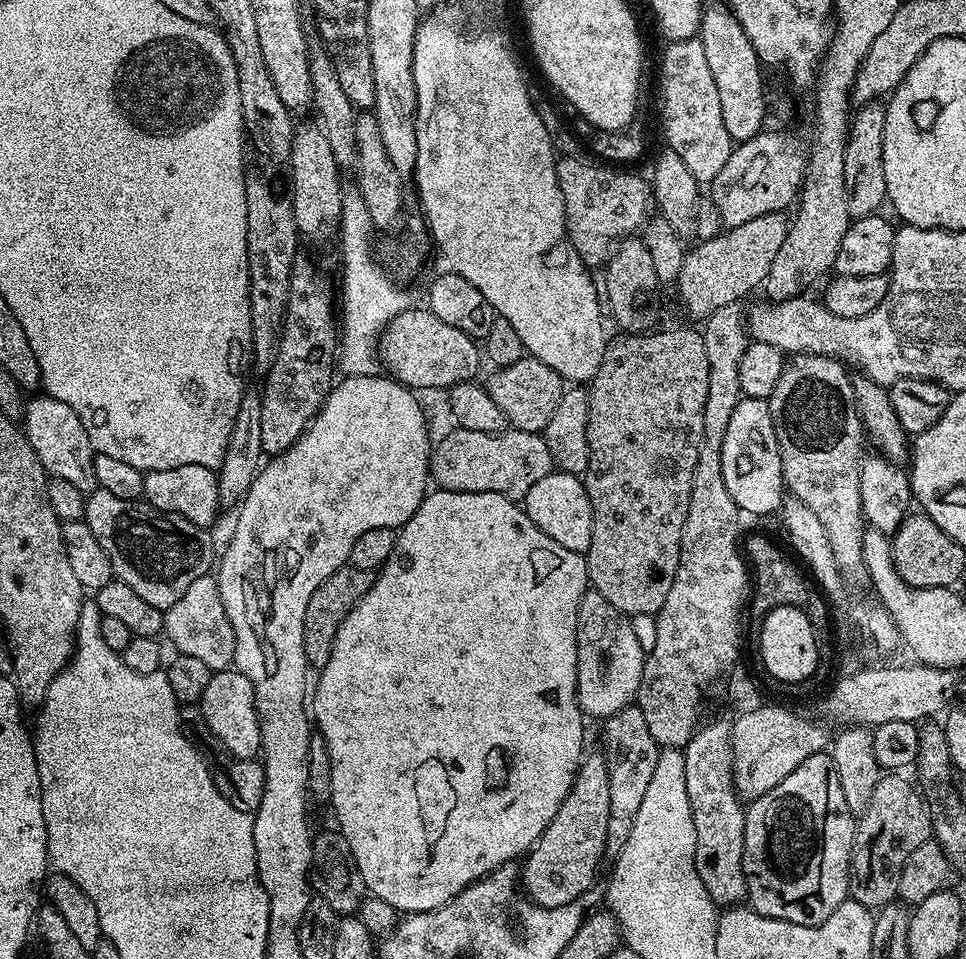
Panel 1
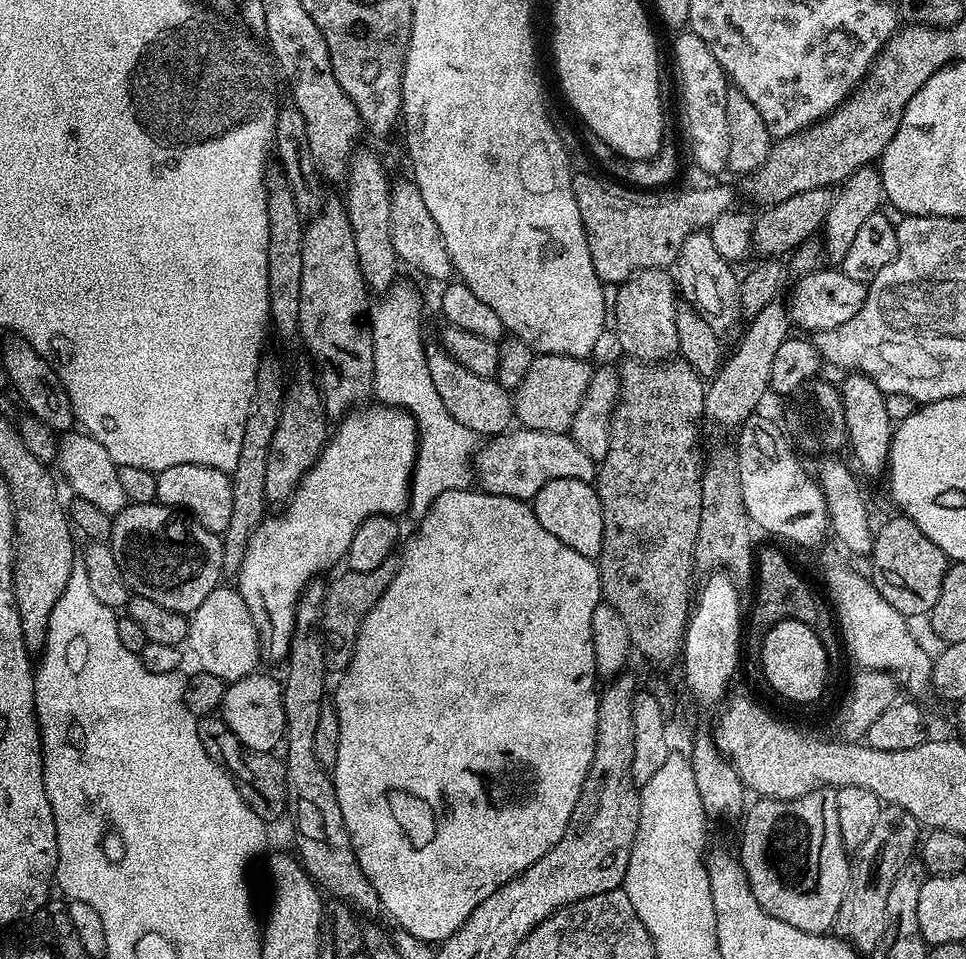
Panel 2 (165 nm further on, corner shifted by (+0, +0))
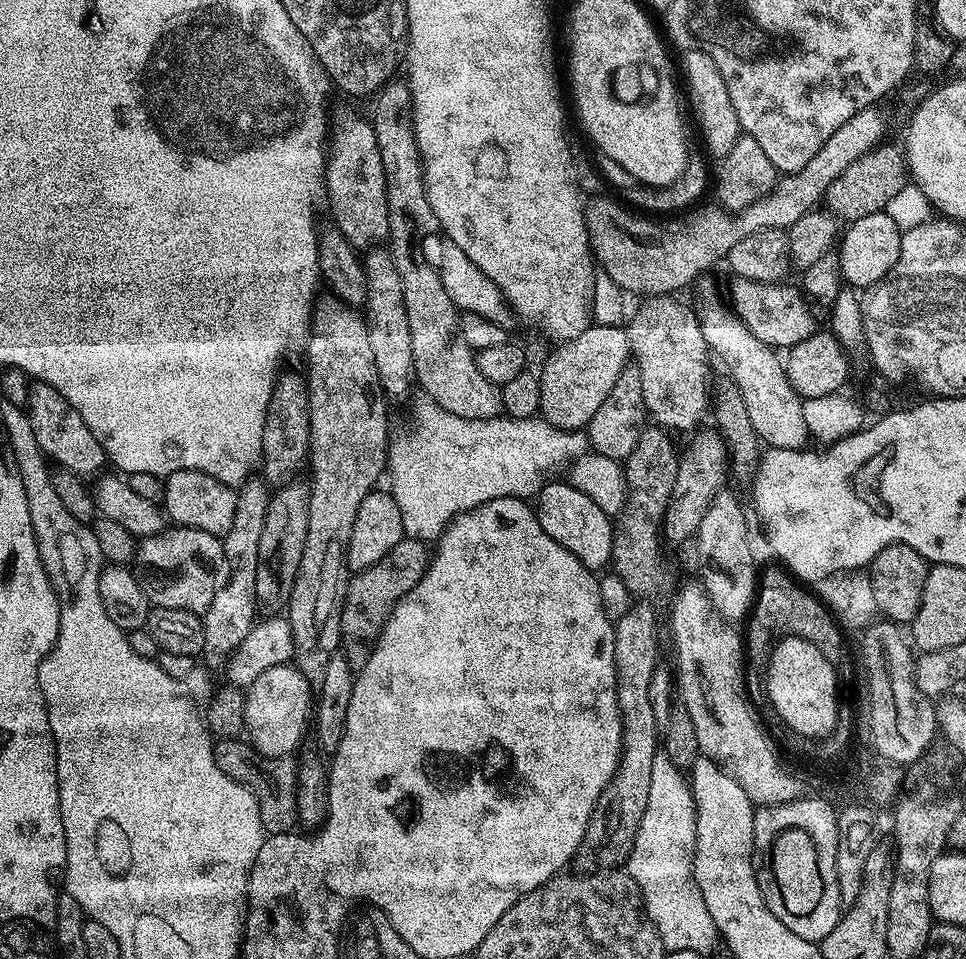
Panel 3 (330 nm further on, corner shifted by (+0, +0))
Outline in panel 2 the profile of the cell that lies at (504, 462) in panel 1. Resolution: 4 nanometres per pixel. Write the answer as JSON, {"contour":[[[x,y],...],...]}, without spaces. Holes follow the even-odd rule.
{"contour":[[[523,426],[517,427],[515,430],[509,430],[499,436],[493,436],[487,441],[488,444],[479,449],[478,455],[474,460],[474,476],[478,481],[480,480],[479,487],[485,492],[494,494],[495,496],[509,496],[515,500],[522,500],[525,502],[530,502],[538,494],[538,490],[542,490],[542,486],[546,486],[546,482],[554,482],[554,478],[574,478],[578,482],[586,482],[587,484],[592,484],[596,479],[596,473],[598,471],[597,461],[590,458],[590,454],[586,454],[586,450],[582,450],[582,446],[578,446],[578,442],[574,442],[568,432],[543,432],[542,430],[530,430]]]}

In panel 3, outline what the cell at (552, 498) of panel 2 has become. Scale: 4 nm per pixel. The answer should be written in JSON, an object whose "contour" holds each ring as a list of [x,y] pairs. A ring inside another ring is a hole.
{"contour":[[[558,482],[545,484],[534,500],[536,517],[542,530],[546,530],[546,534],[550,534],[558,546],[566,546],[566,550],[570,550],[570,554],[574,554],[582,566],[593,570],[607,569],[612,559],[613,517],[590,502],[590,498],[586,498],[586,494],[582,494],[582,490],[575,488],[572,483],[555,483]]]}

